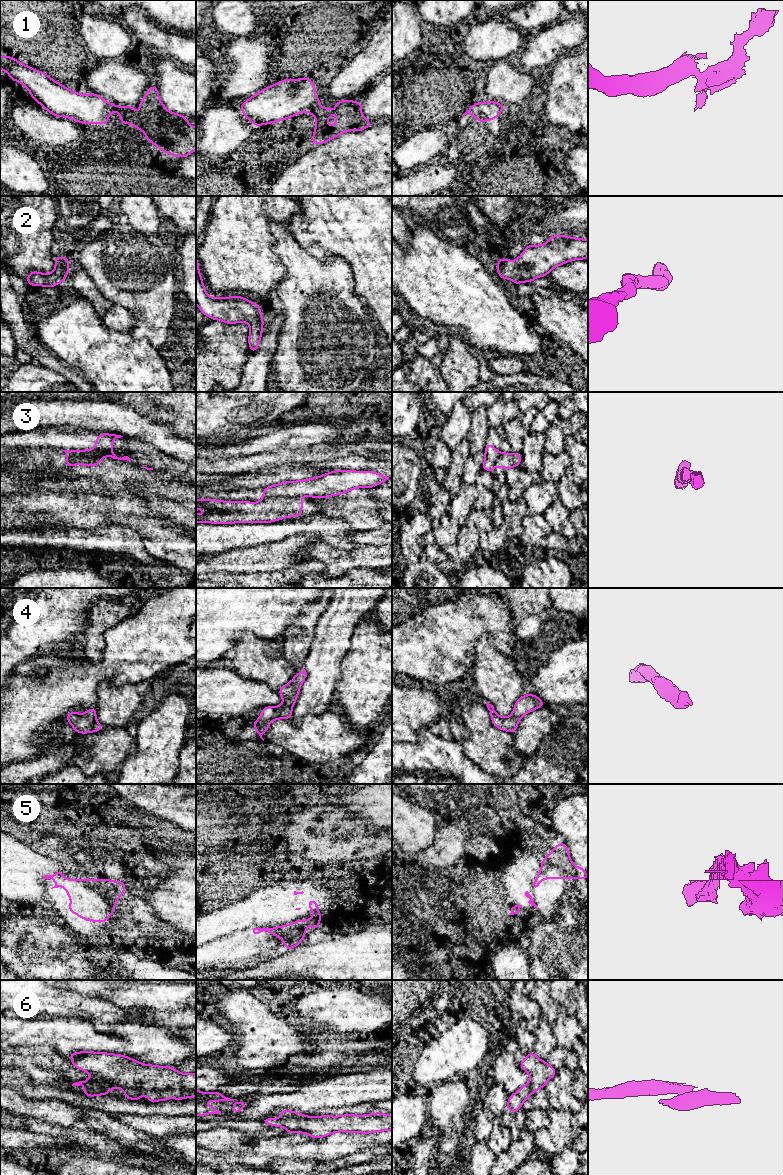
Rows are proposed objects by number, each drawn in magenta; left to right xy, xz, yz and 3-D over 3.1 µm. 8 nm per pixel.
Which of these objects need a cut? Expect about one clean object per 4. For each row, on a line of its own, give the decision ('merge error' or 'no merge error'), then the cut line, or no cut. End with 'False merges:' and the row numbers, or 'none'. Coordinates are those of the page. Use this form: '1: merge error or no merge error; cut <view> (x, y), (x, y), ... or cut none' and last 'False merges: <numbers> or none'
1: no merge error; cut none
2: no merge error; cut none
3: merge error; cut xz (296, 496), (265, 498)
4: no merge error; cut none
5: no merge error; cut none
6: merge error; cut xy (86, 1084), (90, 1084), (95, 1089), (108, 1087), (110, 1090)
False merges: 3, 6

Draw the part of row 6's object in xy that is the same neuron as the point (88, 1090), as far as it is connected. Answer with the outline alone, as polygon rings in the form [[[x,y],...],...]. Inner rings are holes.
[[[86,1085],[82,1090],[85,1096],[89,1096],[89,1097],[94,1097],[98,1095],[107,1095],[110,1093],[110,1091],[111,1090],[109,1087],[102,1087],[99,1090],[95,1090],[92,1085]]]

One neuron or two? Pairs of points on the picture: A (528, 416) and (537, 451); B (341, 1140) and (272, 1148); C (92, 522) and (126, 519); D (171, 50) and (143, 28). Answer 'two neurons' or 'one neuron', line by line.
A: two neurons
B: one neuron
C: two neurons
D: one neuron

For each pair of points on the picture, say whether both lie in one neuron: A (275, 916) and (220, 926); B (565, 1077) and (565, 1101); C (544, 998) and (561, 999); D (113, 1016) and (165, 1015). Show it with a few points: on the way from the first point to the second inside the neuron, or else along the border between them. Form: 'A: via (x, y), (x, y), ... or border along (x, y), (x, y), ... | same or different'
A: via (261, 916), (234, 916) | same
B: via (565, 1083), (565, 1095) | same
C: border along (549, 990), (549, 995), (559, 1005) | different
D: border along (126, 1009), (145, 1009), (150, 1015) | different

